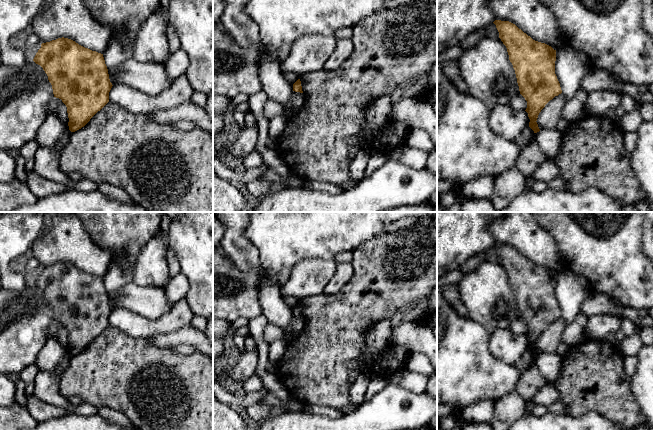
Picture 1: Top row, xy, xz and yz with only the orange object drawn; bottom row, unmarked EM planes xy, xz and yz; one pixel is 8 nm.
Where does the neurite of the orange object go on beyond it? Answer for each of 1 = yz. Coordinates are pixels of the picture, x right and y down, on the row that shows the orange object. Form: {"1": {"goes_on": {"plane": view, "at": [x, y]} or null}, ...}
{"1": {"goes_on": null}}

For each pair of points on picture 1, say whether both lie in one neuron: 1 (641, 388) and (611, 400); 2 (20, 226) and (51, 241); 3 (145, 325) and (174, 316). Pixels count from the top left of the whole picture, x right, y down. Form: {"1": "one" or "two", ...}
{"1": "two", "2": "two", "3": "one"}

